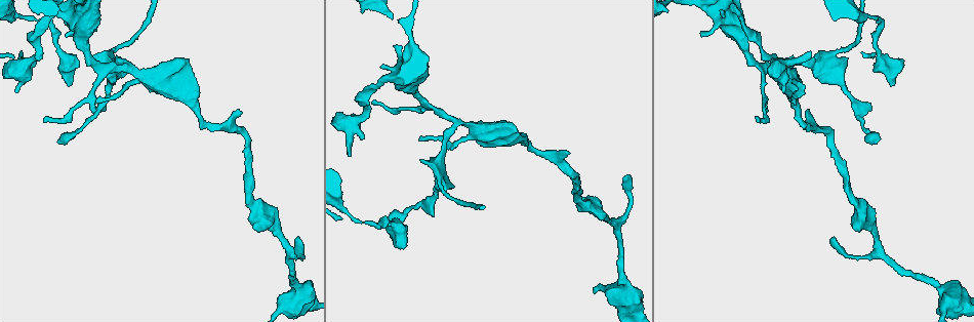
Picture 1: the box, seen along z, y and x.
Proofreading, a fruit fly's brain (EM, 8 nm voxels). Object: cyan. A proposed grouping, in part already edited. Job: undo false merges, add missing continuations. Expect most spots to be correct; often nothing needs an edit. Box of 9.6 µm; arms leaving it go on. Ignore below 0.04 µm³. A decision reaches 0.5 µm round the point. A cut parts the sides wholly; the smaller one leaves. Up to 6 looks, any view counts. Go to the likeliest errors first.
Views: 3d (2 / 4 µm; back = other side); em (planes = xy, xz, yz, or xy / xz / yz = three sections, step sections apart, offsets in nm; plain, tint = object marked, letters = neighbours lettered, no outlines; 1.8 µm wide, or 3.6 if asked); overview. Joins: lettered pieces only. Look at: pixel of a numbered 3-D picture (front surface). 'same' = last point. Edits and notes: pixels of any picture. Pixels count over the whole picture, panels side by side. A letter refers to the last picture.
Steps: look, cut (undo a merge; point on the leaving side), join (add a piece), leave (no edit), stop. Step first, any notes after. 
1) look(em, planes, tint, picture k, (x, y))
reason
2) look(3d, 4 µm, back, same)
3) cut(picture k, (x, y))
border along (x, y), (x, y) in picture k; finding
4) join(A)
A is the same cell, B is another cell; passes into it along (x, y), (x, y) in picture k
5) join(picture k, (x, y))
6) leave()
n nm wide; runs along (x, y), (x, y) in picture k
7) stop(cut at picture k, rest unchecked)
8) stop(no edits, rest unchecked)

look(em, xy, step 8, letters, picture 1, (454, 118))
three arms meet

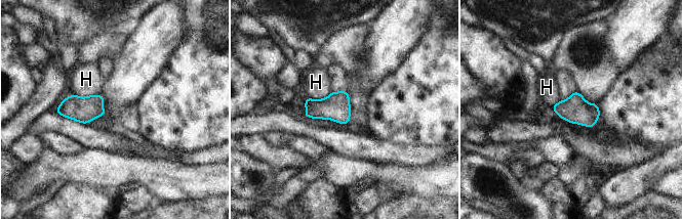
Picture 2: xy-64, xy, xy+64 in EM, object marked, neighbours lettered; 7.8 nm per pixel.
look(em, planes, letters, same)

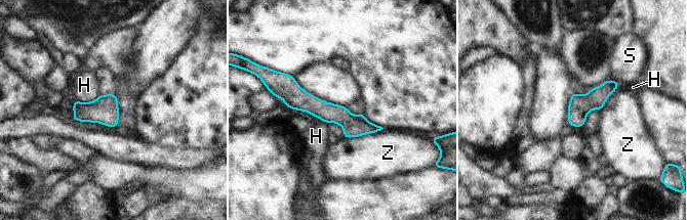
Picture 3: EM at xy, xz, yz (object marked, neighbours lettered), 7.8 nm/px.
leave()
H, S and Z are other cells; border along (100, 93), (90, 101), (75, 100) in picture 3; one cell here

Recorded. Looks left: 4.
look(em, planes, letters, picture 1, (20, 52))
an open end

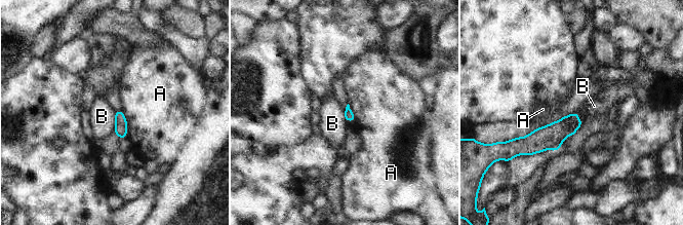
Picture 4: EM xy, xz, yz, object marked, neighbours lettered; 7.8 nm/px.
leave()
A touches over 260 nm; A and B are other cells; border along (115, 113), (115, 128), (113, 130) in picture 4; none of them fits

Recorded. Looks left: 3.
look(3d, 2 µm, picture 1, (403, 249))
an open end

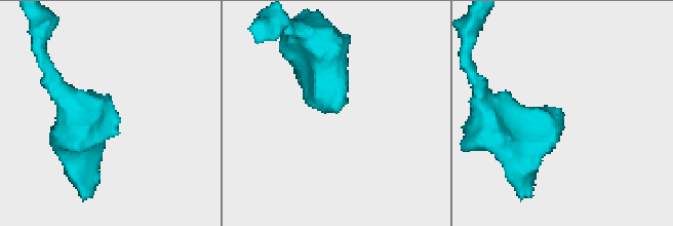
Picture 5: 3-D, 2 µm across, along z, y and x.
look(em, planes, letters, picture 5, (561, 113))
now the EM

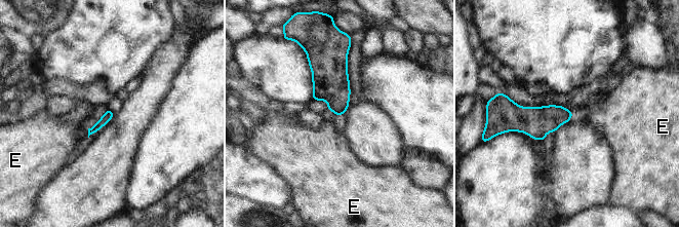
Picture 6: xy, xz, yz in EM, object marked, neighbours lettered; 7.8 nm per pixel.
leave()
E is another cell; border along (87, 128), (88, 137) in picture 6; none of them fits

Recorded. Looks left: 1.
stop(no edits, rest unchecked)

